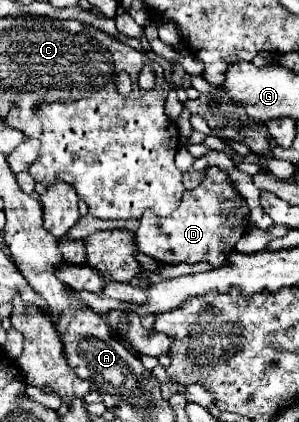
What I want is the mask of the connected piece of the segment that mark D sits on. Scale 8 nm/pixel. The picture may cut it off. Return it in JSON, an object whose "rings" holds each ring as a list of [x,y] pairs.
{"rings":[[[211,167],[195,191],[185,191],[179,207],[169,217],[157,217],[147,211],[141,217],[141,225],[137,229],[139,251],[167,265],[177,263],[211,263],[213,267],[223,265],[223,253],[235,251],[235,243],[241,239],[243,229],[227,229],[223,217],[219,215],[221,199],[239,201],[239,193],[231,187],[229,177],[219,167]]]}

